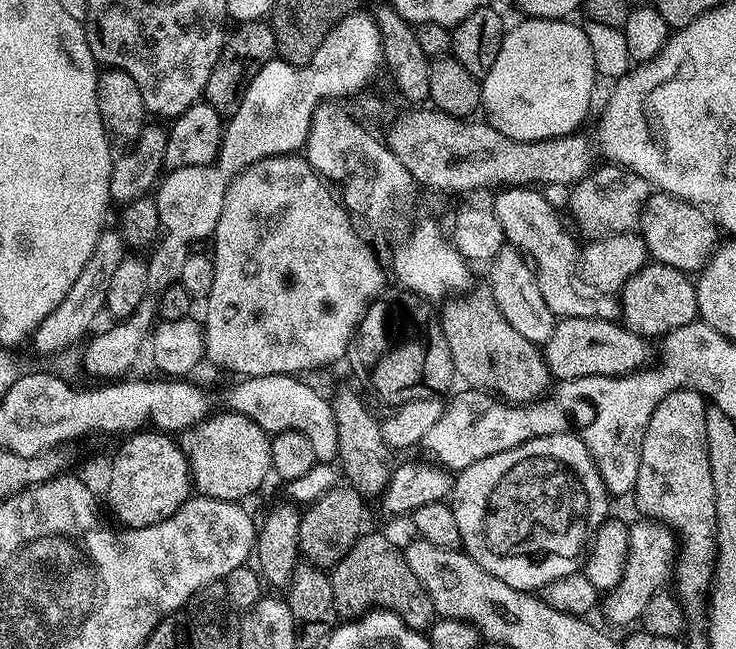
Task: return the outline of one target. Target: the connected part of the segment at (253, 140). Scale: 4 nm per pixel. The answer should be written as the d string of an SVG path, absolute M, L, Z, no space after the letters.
M273 58L262 66L262 70L258 70L258 74L254 74L254 82L250 82L242 98L242 106L227 117L224 141L220 143L216 161L206 166L173 168L159 181L154 199L158 206L162 239L151 253L152 260L147 261L148 278L157 293L165 292L181 279L180 275L188 264L188 247L207 236L209 239L215 233L218 218L222 218L222 202L226 202L226 190L232 179L239 172L245 172L255 160L299 153L308 143L314 110L328 99L324 72L316 72L316 66L311 63L290 65L282 59Z

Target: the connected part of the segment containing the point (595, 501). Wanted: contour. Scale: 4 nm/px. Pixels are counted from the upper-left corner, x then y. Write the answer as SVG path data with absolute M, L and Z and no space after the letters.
M568 430L552 436L533 436L524 444L490 454L466 466L455 473L450 497L463 551L474 558L482 570L490 570L494 578L502 578L506 586L530 593L542 590L554 582L554 578L566 578L566 574L583 569L585 549L605 520L609 519L608 503L608 491L588 447L579 436Z

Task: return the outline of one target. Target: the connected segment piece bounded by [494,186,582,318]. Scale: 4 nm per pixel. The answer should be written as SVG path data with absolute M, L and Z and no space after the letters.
M535 187L504 188L497 191L494 211L498 222L502 222L504 239L521 254L526 254L535 271L541 298L553 317L581 315L580 292L572 281L578 272L578 244L570 229L564 225L556 208Z

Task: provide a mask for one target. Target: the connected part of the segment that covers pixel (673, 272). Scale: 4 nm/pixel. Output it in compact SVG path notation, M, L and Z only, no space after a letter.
M655 262L645 264L644 268L638 270L638 274L634 274L634 278L630 278L624 289L618 293L618 300L620 300L621 310L624 311L624 317L622 317L624 327L645 338L653 338L652 336L663 338L669 332L678 330L678 326L692 323L698 316L698 298L693 277L687 272L665 264Z

